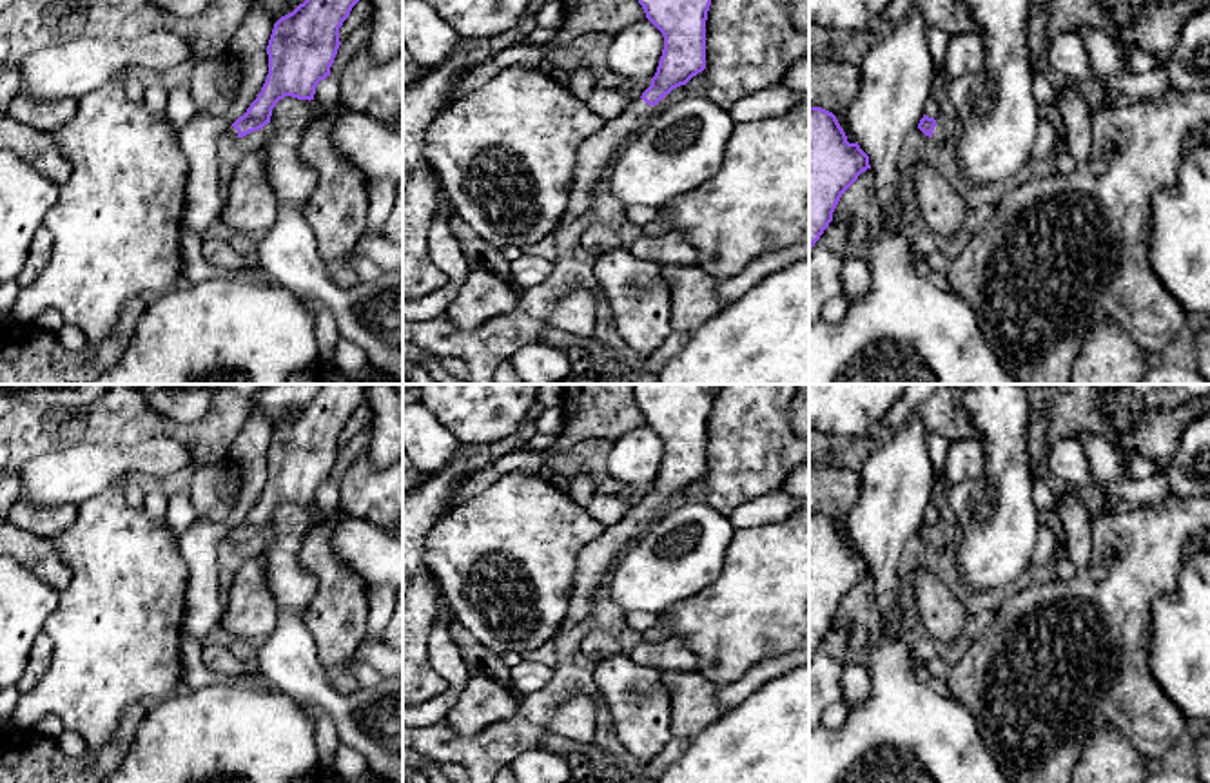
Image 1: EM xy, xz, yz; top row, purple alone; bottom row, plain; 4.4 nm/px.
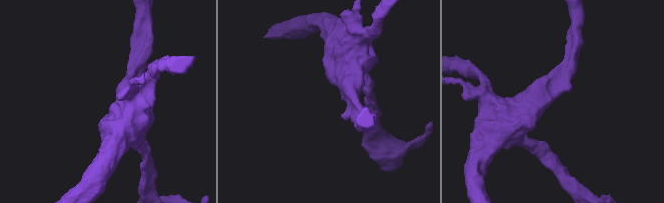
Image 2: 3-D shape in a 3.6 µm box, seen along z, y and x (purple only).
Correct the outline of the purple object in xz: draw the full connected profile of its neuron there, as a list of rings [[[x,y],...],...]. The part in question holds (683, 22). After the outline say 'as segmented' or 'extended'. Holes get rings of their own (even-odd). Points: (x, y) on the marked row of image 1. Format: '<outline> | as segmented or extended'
[[[639,0],[639,4],[664,36],[657,72],[639,100],[582,143],[561,223],[571,223],[590,208],[600,178],[617,152],[646,127],[657,112],[655,105],[706,69],[706,20],[711,0]]] | extended

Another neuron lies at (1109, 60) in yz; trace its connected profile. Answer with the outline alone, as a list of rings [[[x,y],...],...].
[[[1078,27],[1074,34],[1083,42],[1090,65],[1107,89],[1127,94],[1134,102],[1170,89],[1165,65],[1147,72],[1130,72],[1127,69],[1128,51],[1116,44],[1105,29]]]

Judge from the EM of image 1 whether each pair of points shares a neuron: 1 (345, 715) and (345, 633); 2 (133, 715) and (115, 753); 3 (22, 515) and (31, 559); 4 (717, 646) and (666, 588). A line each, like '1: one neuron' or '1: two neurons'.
1: two neurons
2: one neuron
3: two neurons
4: two neurons

